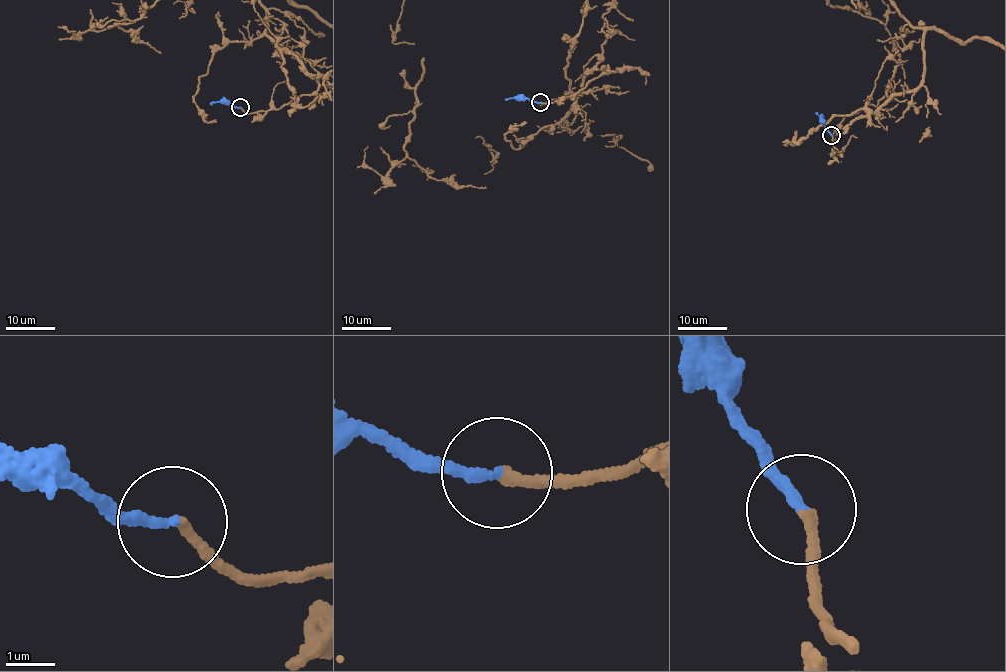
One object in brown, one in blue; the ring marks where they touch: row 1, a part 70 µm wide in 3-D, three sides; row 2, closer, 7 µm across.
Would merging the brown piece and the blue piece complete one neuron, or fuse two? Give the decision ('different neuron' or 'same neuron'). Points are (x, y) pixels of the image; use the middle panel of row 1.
same neuron

